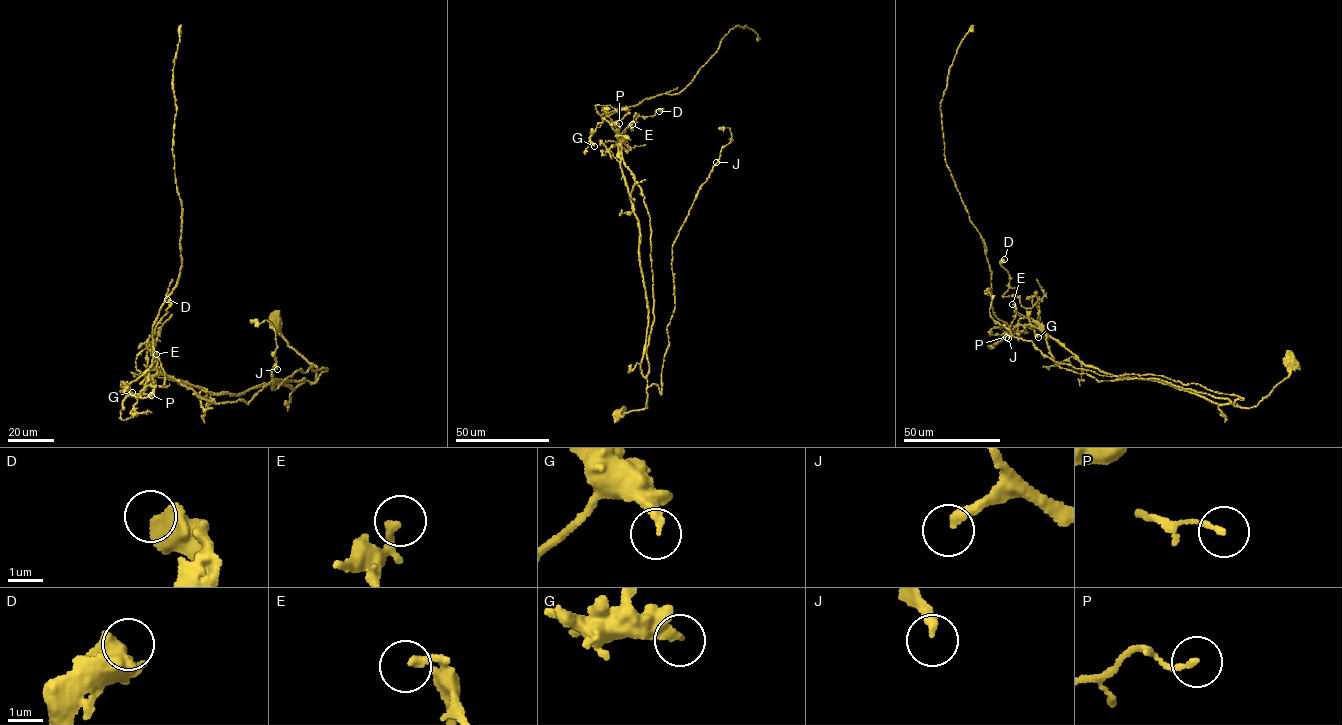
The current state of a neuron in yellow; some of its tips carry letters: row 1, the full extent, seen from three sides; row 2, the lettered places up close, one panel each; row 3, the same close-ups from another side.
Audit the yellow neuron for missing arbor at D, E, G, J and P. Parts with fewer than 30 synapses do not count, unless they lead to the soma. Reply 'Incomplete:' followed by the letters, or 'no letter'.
Incomplete: J

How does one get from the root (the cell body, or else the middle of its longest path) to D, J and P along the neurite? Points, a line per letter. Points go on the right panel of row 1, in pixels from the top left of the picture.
D: (1292, 362), (1289, 375), (1248, 408), (1102, 372), (1033, 326), (1018, 298), (1002, 296), (1009, 282), (1004, 259)
J: (1292, 362), (1257, 405), (1241, 407), (1237, 396), (1159, 375), (1101, 376), (1008, 338)
P: (1292, 362), (1289, 375), (1257, 405), (1240, 407), (1085, 366), (1039, 324), (1019, 325), (1006, 337)

